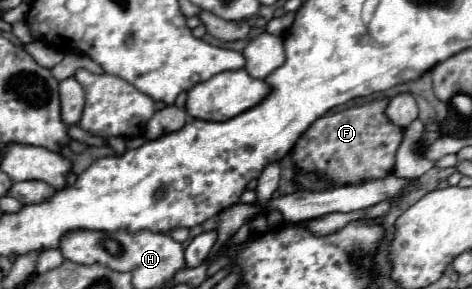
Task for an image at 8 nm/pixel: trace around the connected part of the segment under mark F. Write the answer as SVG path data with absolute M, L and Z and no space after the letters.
M380 99L316 119L294 145L292 159L296 169L306 173L322 173L340 185L360 183L366 179L384 179L390 175L404 129L386 119L386 105L388 99Z

